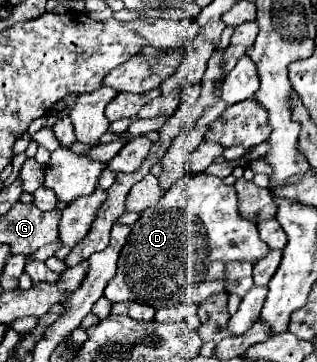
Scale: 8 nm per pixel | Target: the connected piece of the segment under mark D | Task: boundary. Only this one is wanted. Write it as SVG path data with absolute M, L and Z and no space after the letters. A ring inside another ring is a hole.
M204 172L198 176L184 176L164 194L164 198L154 208L144 210L138 222L132 226L128 242L124 244L118 258L118 272L108 282L104 296L110 302L142 302L154 308L176 306L180 302L200 304L206 298L226 290L226 266L230 262L250 262L254 266L268 254L270 248L266 244L272 250L282 250L286 246L286 234L274 218L258 222L256 228L254 222L238 214L236 190L232 186L226 186L218 176Z

